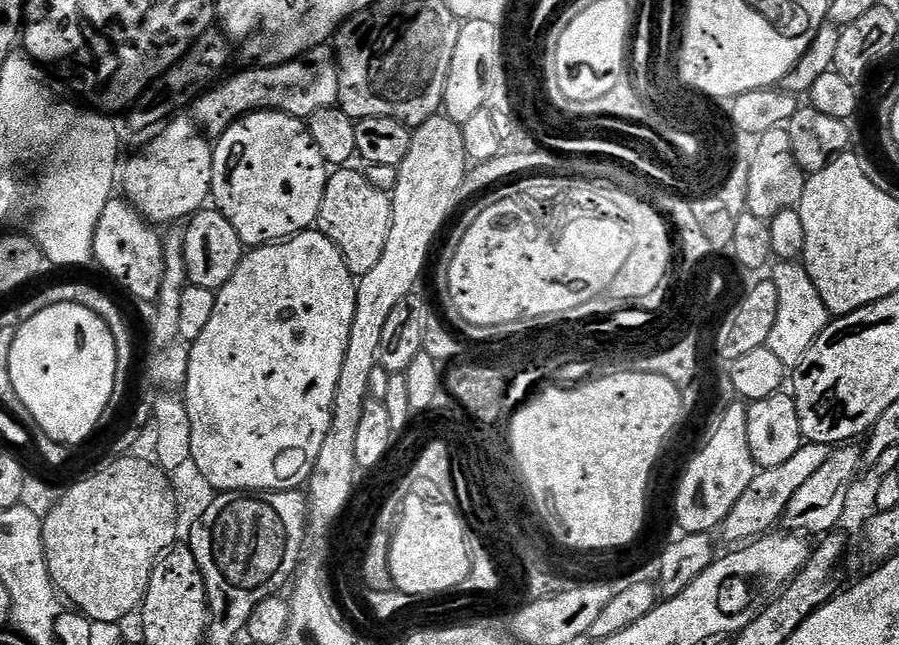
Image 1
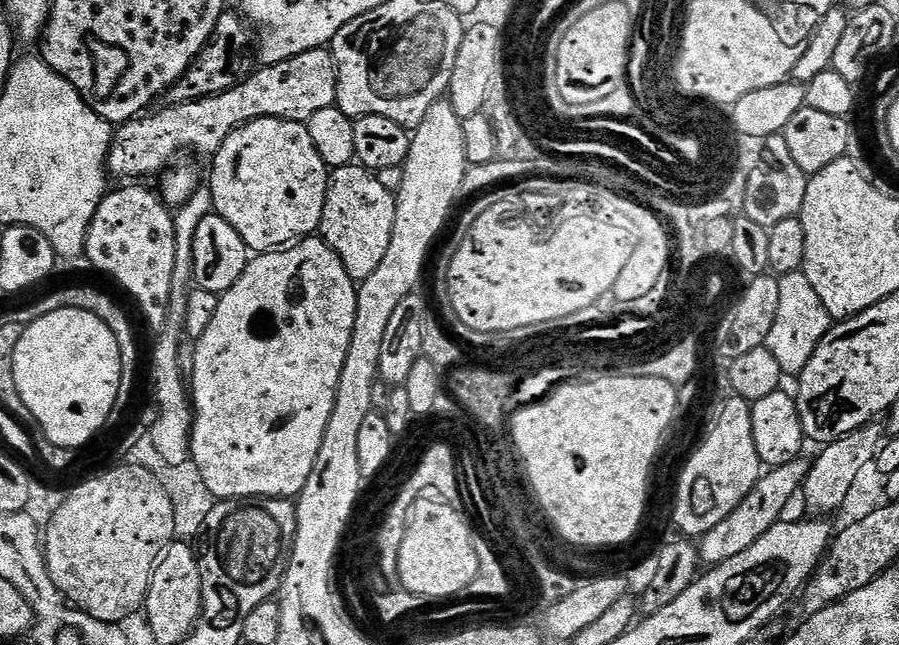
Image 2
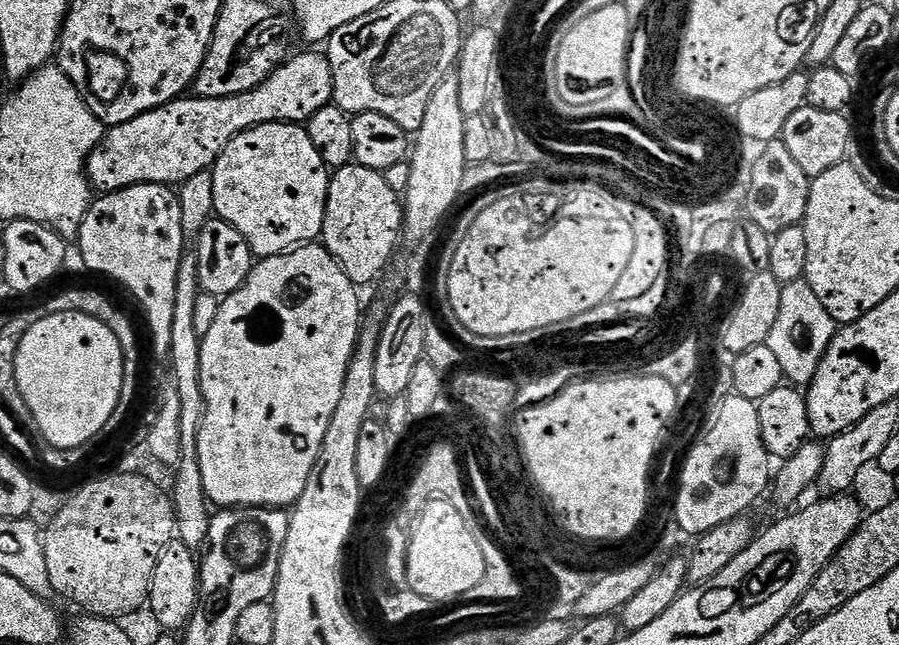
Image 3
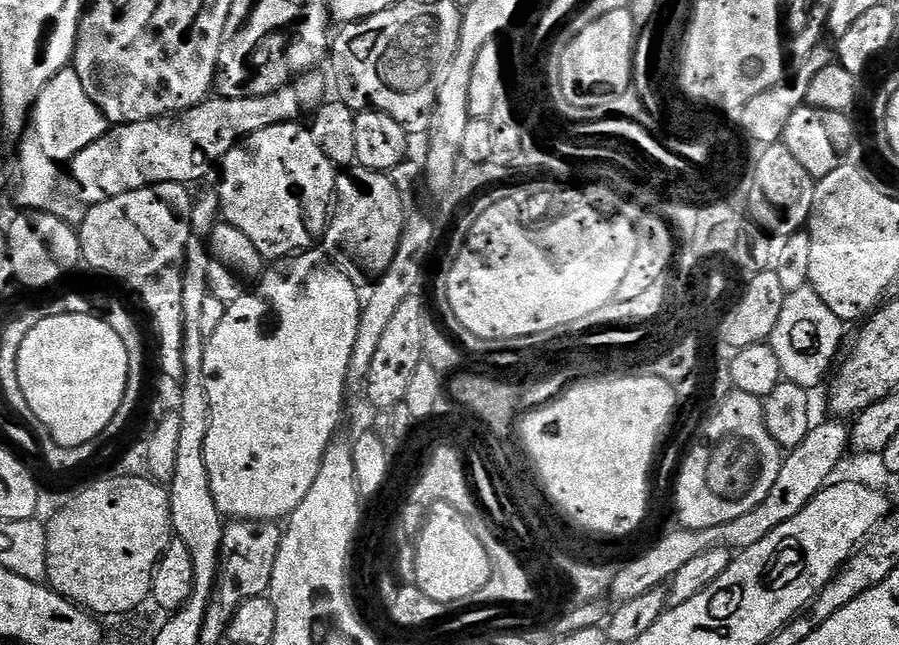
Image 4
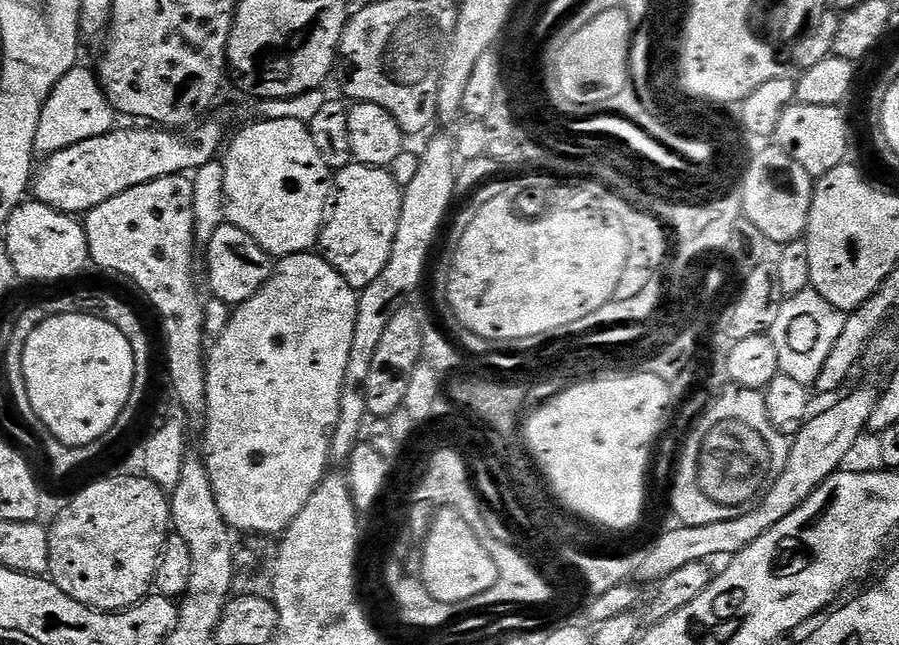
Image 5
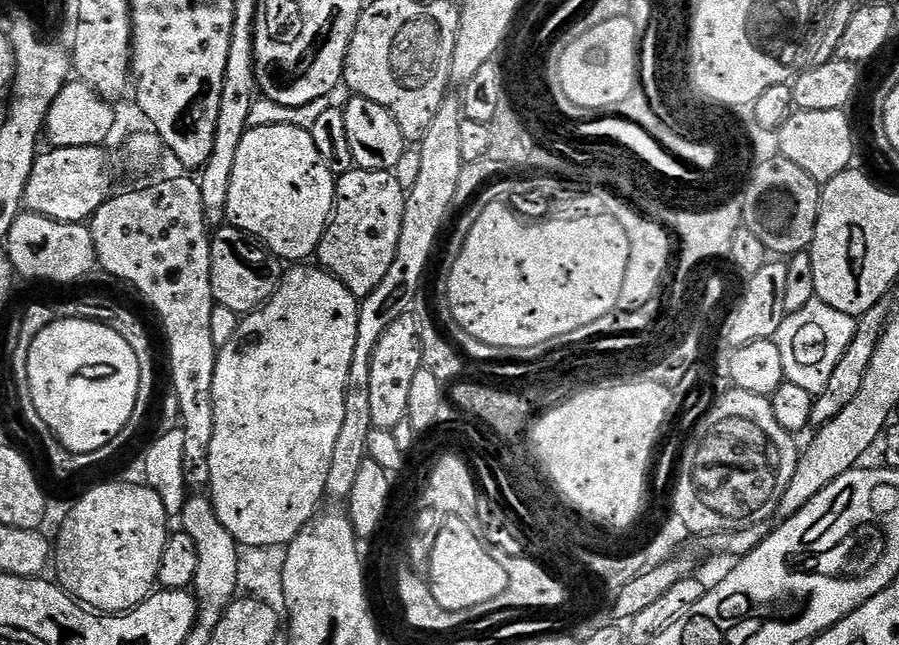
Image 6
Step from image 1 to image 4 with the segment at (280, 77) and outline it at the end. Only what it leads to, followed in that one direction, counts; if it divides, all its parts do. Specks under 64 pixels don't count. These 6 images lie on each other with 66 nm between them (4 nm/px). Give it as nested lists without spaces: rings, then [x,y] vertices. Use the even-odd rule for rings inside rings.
[[[320,70],[303,72],[301,76],[295,76],[286,86],[258,98],[226,98],[213,95],[198,106],[177,112],[173,116],[109,127],[108,132],[102,134],[102,138],[98,138],[98,142],[90,142],[86,150],[82,150],[72,159],[70,165],[72,180],[76,183],[81,198],[85,200],[85,205],[88,206],[101,204],[110,198],[118,198],[118,194],[130,194],[130,190],[142,190],[151,184],[178,182],[189,186],[195,185],[195,180],[202,179],[212,167],[215,169],[223,161],[224,155],[235,144],[240,143],[243,137],[258,130],[266,130],[270,126],[291,124],[304,118],[300,116],[307,117],[315,113],[316,109],[325,103],[329,95],[328,88],[330,92],[329,77],[327,80],[322,73]]]

